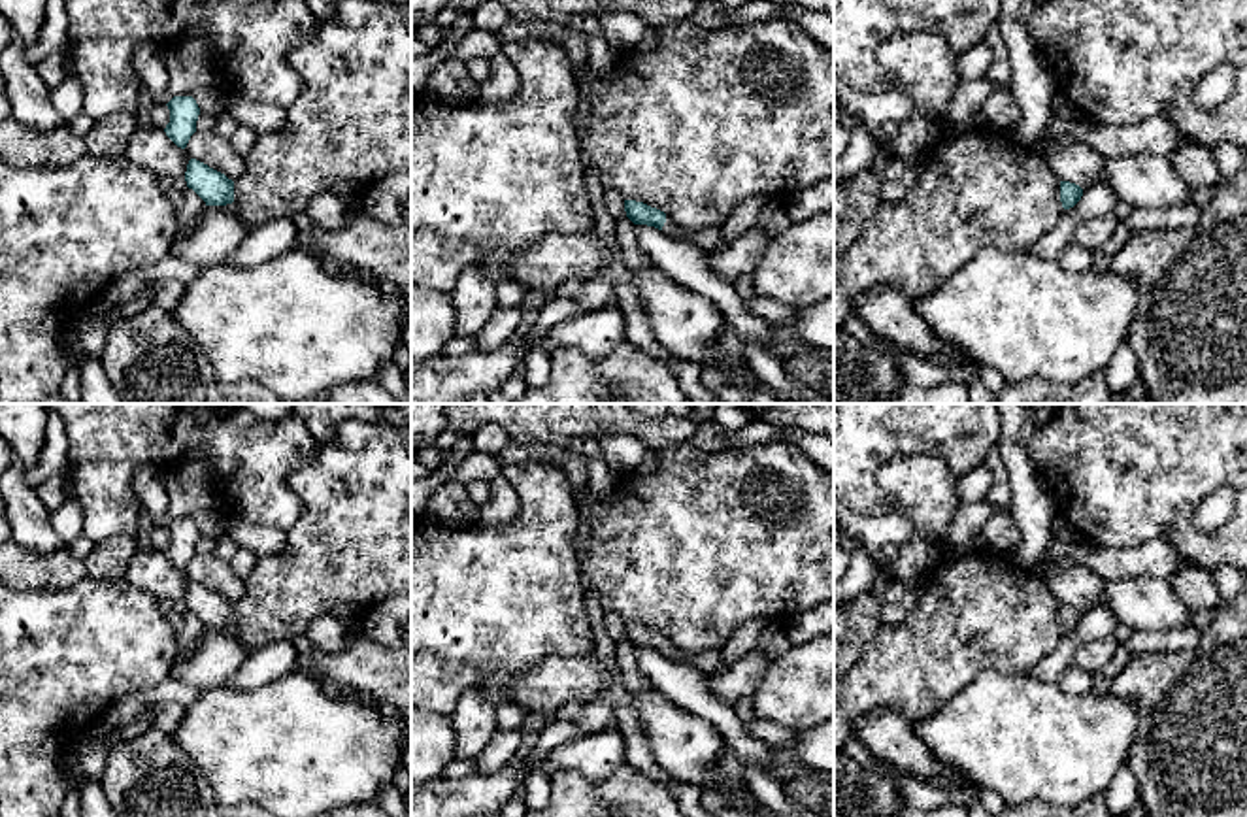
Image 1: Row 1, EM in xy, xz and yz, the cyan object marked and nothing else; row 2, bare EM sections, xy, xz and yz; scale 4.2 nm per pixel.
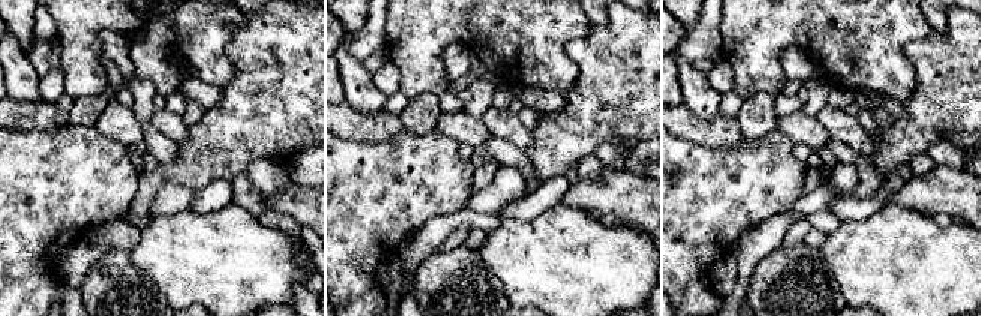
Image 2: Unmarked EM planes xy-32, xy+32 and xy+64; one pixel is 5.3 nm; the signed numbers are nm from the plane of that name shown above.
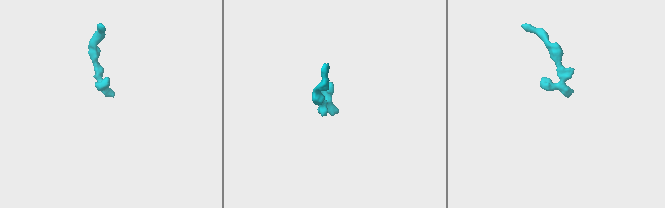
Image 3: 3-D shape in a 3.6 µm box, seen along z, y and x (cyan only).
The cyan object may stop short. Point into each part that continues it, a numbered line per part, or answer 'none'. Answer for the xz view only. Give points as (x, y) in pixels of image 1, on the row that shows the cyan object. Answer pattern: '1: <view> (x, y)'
1: xz (674, 231)

